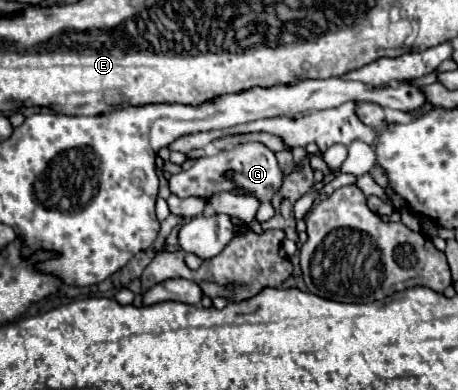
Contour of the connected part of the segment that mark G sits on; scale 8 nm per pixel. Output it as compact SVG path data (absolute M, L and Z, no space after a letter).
M245 142L245 144L237 144L237 146L229 146L223 152L215 154L215 156L207 156L207 158L199 158L195 164L191 164L189 168L185 168L183 172L171 176L169 180L169 188L175 196L179 198L211 198L219 192L231 192L231 194L247 194L253 196L261 202L259 210L257 210L257 220L269 220L273 216L273 208L271 208L271 198L273 194L279 190L281 186L281 178L283 172L275 160L275 154L259 144L259 142Z

